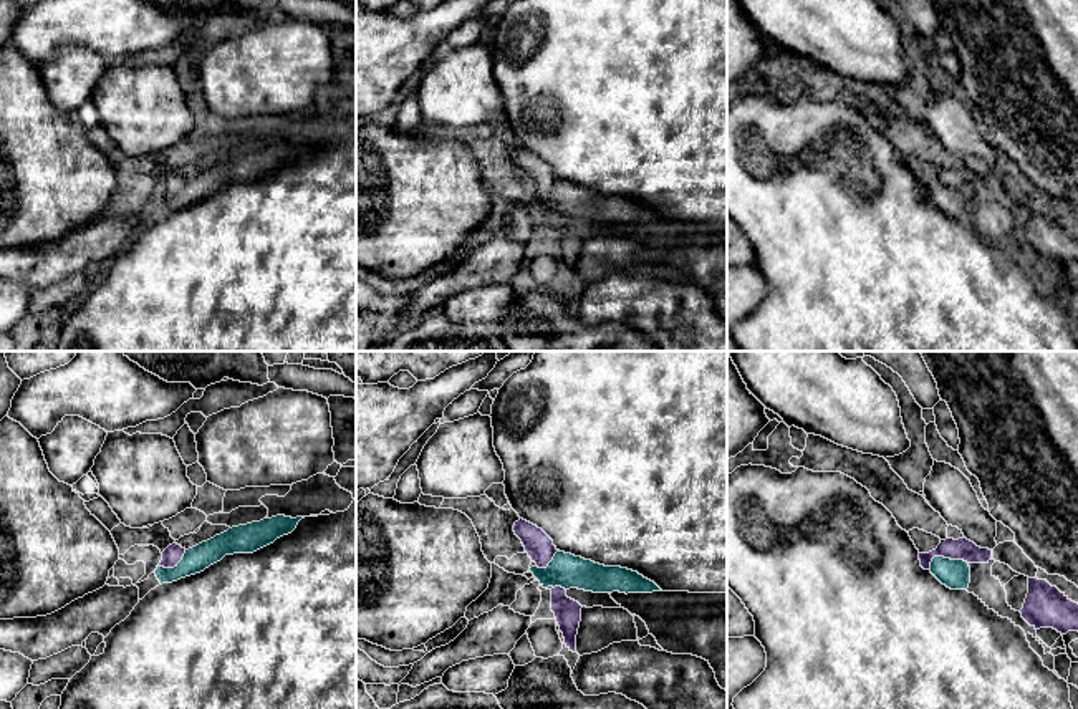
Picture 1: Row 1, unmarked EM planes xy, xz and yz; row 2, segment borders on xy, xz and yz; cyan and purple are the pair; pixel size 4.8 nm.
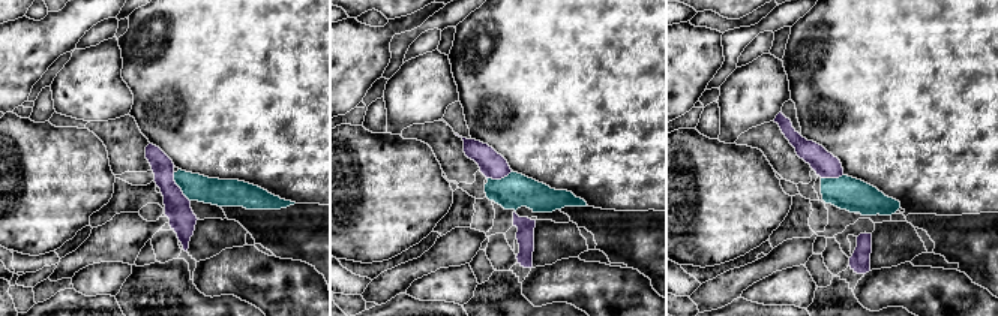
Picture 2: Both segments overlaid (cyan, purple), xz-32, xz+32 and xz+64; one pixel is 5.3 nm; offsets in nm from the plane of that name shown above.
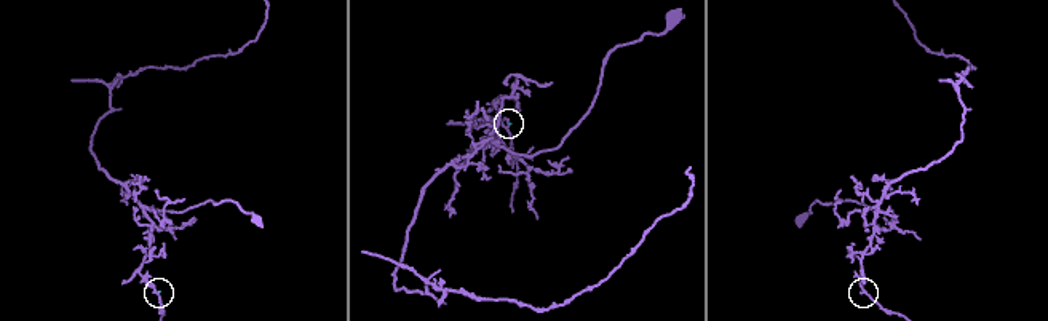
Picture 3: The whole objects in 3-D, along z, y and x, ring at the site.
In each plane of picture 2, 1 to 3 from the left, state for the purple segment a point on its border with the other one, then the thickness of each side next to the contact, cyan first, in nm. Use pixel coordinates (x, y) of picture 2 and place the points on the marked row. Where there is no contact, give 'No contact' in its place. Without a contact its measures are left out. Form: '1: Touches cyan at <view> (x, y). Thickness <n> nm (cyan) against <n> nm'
1: Touches cyan at xz-32 (179, 186). Thickness 140 nm (cyan) against 140 nm
2: Touches cyan at xz+32 (498, 180). Thickness 190 nm (cyan) against 140 nm
3: Touches cyan at xz+64 (832, 178). Thickness 180 nm (cyan) against 140 nm

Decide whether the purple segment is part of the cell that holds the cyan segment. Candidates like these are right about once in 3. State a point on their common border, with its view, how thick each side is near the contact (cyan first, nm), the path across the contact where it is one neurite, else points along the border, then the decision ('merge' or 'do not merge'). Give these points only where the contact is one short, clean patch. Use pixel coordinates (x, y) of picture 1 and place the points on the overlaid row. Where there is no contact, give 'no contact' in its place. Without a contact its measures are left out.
contact yz (944, 559); calibres 140 and 110 nm; border yz (967, 564), (957, 559), (934, 557), (929, 569); do not merge

